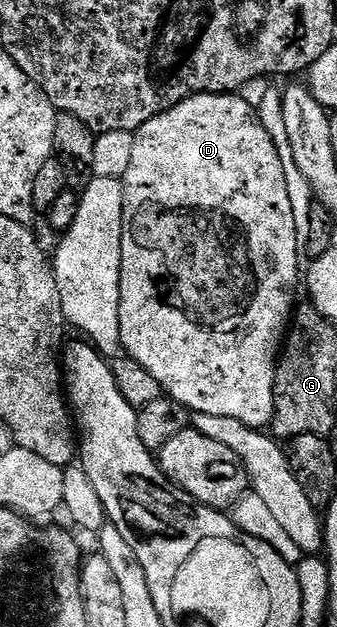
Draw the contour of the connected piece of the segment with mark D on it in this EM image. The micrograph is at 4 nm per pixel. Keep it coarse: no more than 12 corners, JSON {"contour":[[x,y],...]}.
{"contour":[[255,104],[134,132],[121,350],[194,415],[274,422],[300,291]]}

